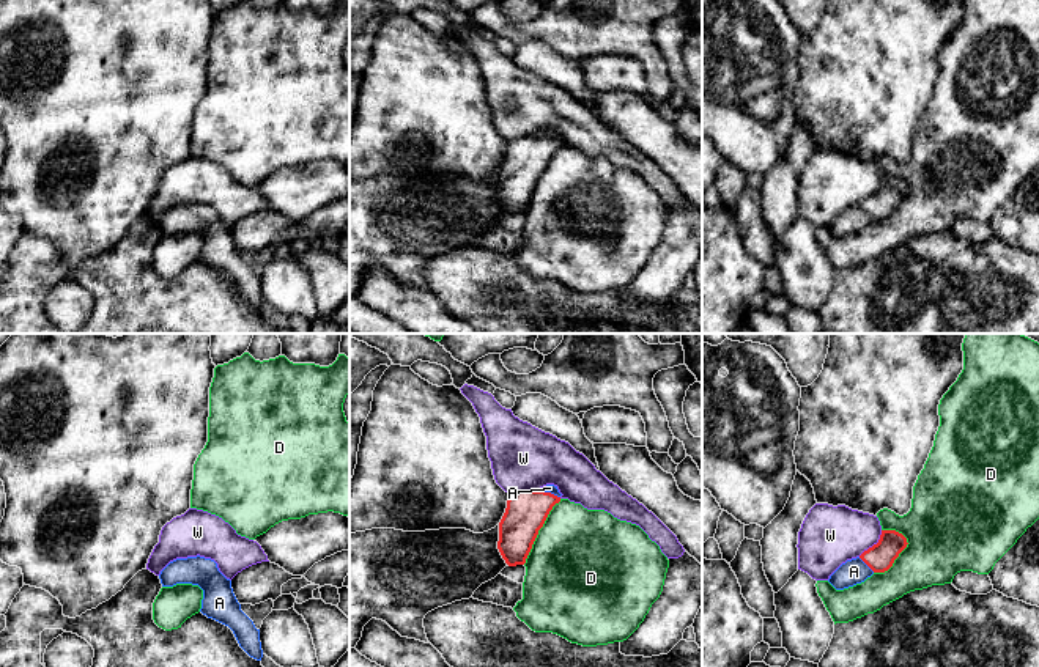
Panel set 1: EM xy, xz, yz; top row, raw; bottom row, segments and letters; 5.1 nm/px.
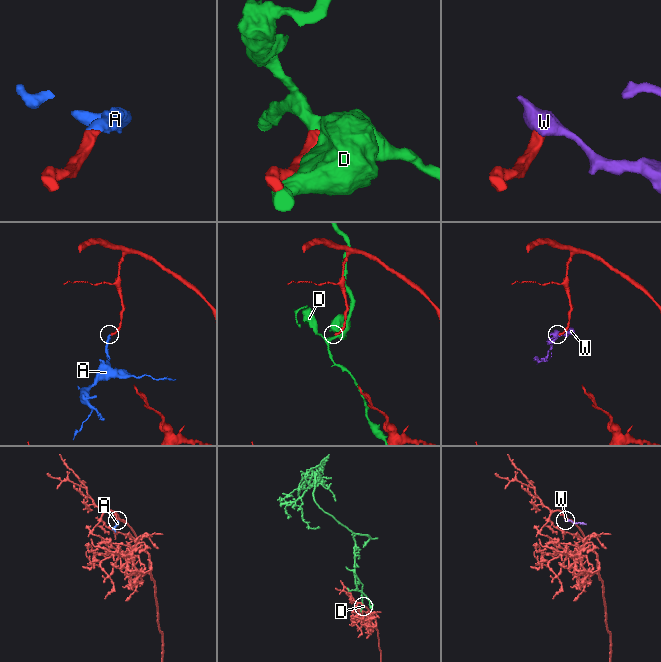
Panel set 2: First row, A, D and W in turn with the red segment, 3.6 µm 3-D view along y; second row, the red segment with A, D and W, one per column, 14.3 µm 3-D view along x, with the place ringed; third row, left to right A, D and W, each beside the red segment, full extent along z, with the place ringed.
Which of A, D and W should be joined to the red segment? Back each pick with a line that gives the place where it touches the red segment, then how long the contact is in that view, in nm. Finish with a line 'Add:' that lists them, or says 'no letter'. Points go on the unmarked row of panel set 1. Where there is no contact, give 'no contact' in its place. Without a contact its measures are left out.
A: contact xz (547, 140); length 140 nm
Add: A

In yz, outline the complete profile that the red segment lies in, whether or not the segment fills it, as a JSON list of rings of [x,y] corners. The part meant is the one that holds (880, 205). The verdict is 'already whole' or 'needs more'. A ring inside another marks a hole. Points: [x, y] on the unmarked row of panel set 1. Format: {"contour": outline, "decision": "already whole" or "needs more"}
{"contour": [[[882,178],[877,192],[860,205],[842,211],[828,227],[836,238],[844,238],[864,230],[874,220],[888,219],[899,201],[907,195],[907,186],[896,178]]], "decision": "needs more"}

